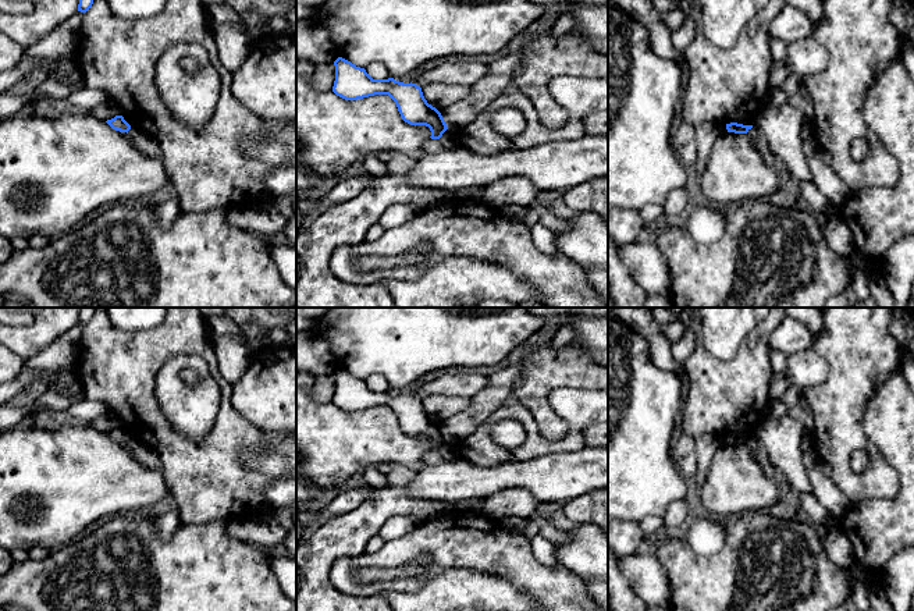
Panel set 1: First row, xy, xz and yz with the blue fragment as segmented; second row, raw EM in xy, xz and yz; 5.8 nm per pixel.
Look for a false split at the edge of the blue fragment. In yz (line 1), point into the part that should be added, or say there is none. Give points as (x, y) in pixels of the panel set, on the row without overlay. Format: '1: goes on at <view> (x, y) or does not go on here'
1: does not go on here

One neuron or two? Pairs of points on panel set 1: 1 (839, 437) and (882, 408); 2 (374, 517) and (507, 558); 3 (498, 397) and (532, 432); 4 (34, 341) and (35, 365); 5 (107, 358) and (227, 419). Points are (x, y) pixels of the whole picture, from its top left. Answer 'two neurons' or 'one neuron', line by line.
1: two neurons
2: two neurons
3: two neurons
4: two neurons
5: one neuron

